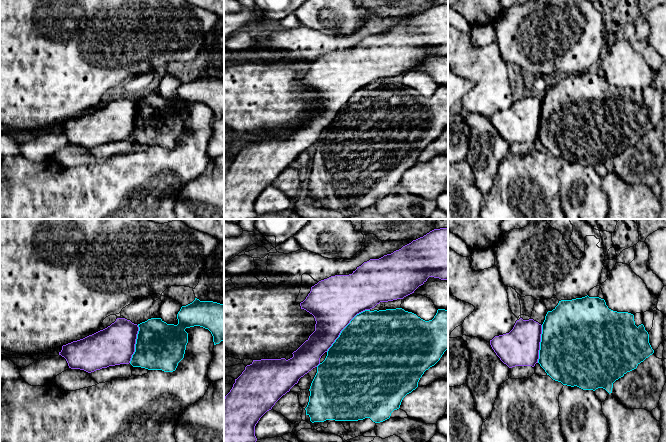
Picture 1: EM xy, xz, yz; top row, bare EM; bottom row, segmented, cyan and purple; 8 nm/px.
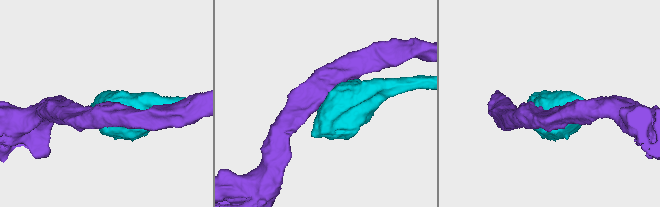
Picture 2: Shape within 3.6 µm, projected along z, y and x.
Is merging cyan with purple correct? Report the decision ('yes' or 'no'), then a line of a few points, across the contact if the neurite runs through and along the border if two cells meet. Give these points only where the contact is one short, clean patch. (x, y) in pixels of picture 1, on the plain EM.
no

